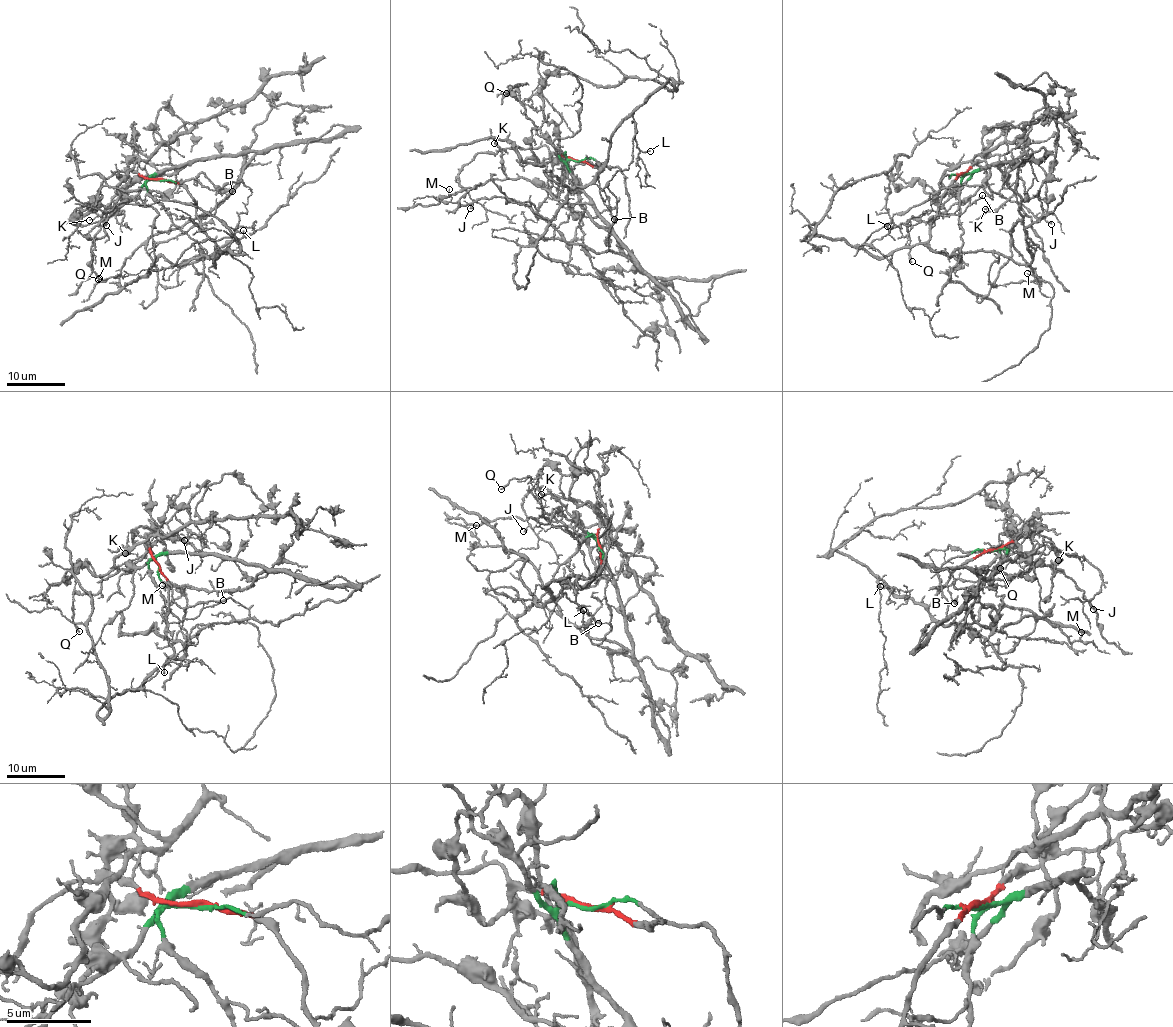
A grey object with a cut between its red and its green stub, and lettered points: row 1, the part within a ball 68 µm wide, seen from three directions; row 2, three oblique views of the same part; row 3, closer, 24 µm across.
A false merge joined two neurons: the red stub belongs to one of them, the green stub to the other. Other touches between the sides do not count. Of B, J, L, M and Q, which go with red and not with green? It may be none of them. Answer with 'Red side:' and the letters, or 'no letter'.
Red side: B, J, L

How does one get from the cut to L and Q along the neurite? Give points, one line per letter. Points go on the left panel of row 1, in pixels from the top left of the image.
L: (158, 179), (182, 185), (195, 204), (199, 228), (214, 243), (213, 265), (225, 254), (234, 234), (243, 230)
Q: (158, 179), (147, 180), (115, 209), (103, 224), (105, 235), (88, 238), (94, 241), (91, 270), (99, 280)

